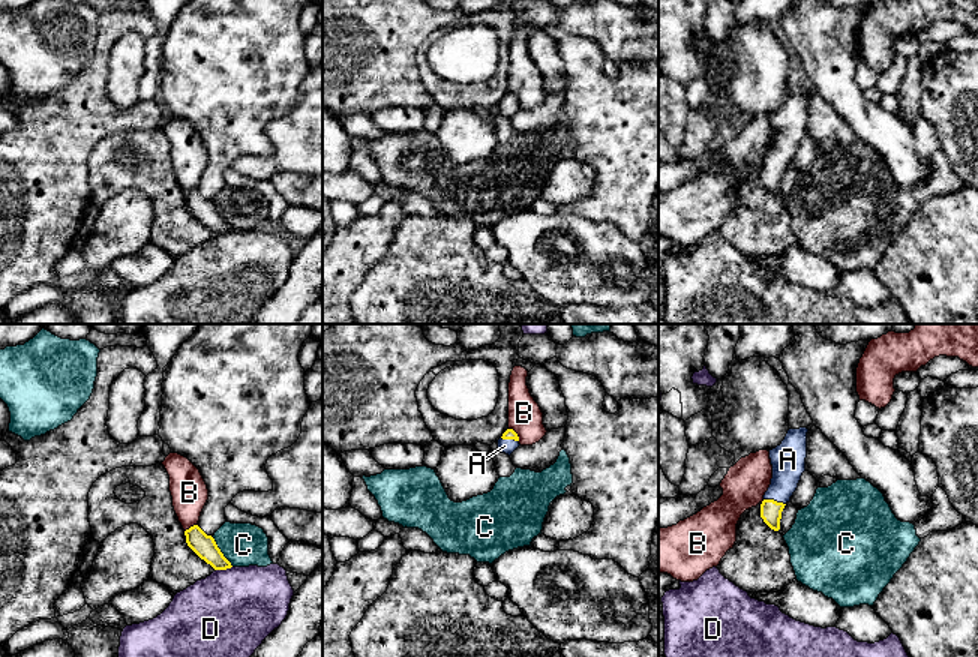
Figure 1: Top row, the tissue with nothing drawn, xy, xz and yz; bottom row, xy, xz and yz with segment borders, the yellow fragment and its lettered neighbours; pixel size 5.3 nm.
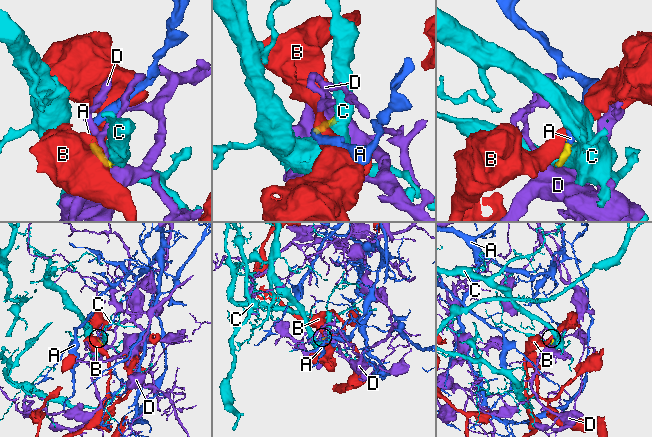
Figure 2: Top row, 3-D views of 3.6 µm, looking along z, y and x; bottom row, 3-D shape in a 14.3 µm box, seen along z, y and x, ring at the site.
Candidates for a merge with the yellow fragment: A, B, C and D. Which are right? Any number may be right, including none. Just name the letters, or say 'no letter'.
A

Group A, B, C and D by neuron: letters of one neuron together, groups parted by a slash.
A / B / C / D

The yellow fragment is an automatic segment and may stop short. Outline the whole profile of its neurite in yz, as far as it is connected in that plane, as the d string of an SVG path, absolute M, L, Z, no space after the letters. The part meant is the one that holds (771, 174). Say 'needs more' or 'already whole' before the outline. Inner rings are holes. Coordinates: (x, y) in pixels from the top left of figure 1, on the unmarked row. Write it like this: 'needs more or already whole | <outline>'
needs more | M807 92L789 93L780 110L770 114L772 142L760 168L760 182L774 195L780 194L784 170L806 135Z

